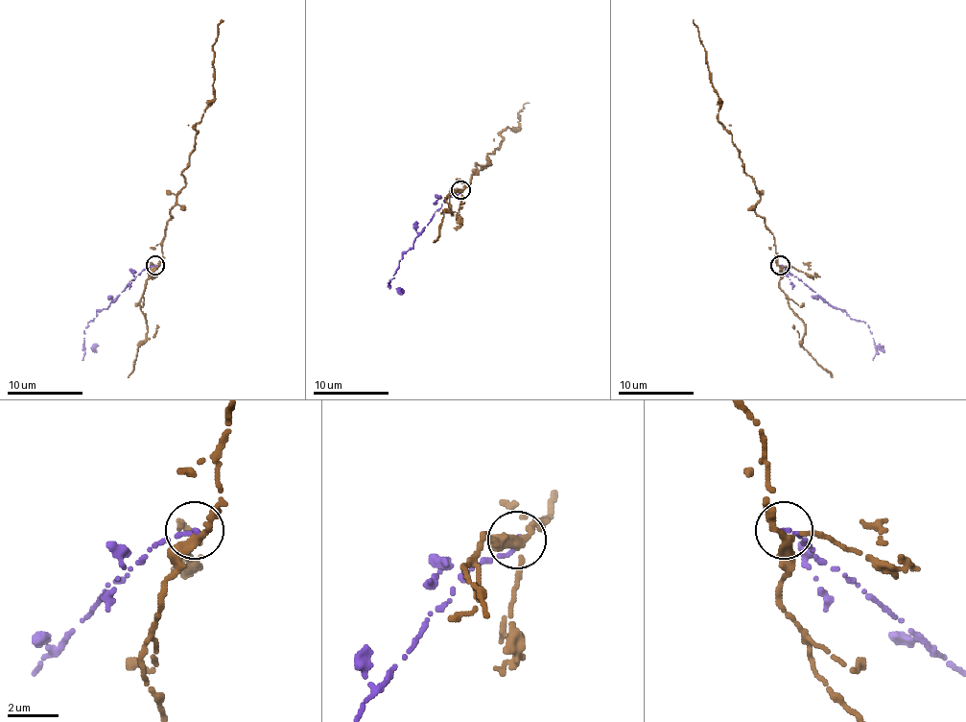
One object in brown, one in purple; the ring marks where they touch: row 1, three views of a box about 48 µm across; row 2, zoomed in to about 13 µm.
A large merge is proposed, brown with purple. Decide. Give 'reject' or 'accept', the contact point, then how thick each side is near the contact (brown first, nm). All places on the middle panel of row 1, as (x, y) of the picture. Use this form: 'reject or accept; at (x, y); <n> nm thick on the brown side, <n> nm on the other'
reject; at (460, 190); 280 nm thick on the brown side, 160 nm on the other

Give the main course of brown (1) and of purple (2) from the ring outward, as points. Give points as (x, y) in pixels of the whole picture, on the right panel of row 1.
1: (780, 266), (774, 235), (755, 212), (761, 194), (742, 167), (732, 134), (718, 120), (718, 97), (693, 19)
2: (780, 266), (836, 307), (868, 324), (876, 348), (872, 360)

